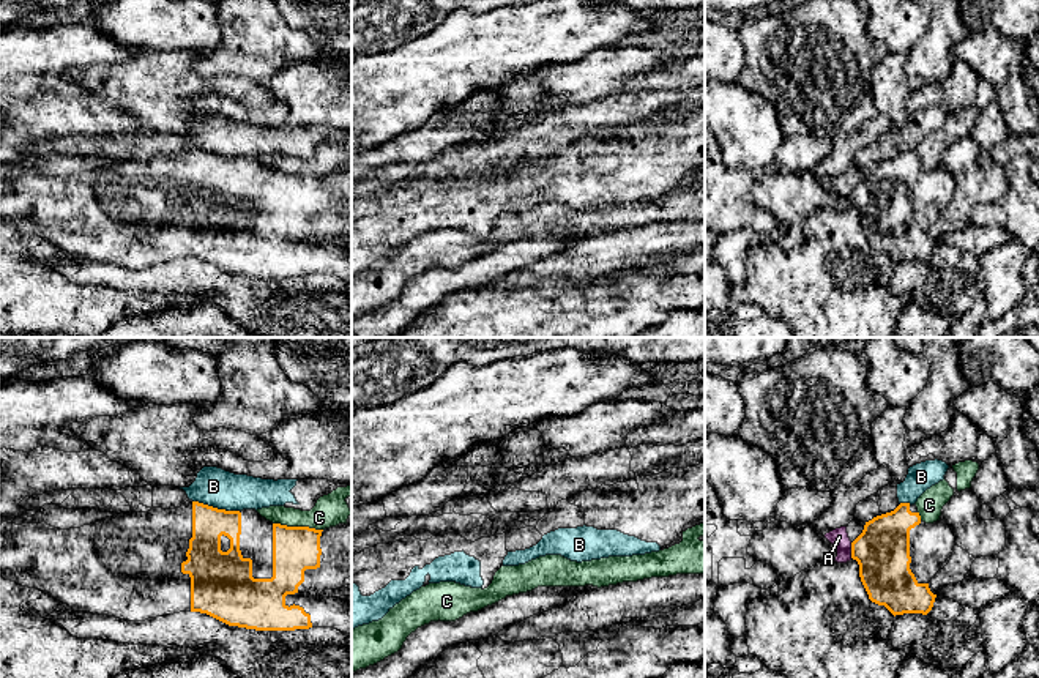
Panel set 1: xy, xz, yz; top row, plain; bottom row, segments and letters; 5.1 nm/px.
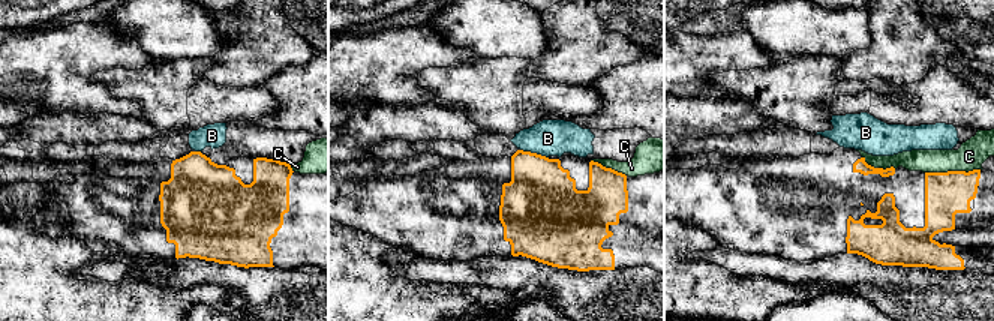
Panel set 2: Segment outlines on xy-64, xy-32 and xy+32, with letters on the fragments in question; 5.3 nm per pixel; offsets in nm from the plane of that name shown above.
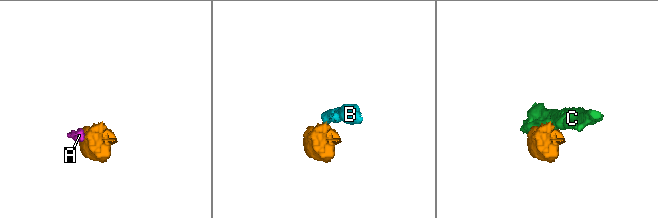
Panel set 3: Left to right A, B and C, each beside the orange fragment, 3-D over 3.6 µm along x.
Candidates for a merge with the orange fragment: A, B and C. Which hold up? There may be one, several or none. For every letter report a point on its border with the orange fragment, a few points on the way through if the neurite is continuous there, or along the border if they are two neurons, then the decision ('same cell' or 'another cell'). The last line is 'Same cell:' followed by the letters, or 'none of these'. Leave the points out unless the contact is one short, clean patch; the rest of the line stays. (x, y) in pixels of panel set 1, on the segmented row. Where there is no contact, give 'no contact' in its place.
A: yz (852, 551) | another cell
B: xy (216, 508) | along xy (193, 500), (238, 511) | another cell
C: xy (298, 527) | another cell
Same cell: none of these

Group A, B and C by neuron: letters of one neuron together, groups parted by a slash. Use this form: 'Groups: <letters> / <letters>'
Groups: A / B / C

